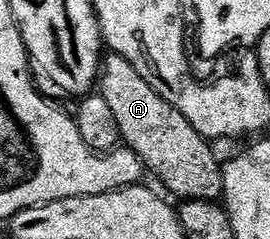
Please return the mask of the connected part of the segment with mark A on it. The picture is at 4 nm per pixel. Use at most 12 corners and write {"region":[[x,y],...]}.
{"region":[[123,56],[99,94],[121,142],[177,197],[217,202],[210,143]]}

